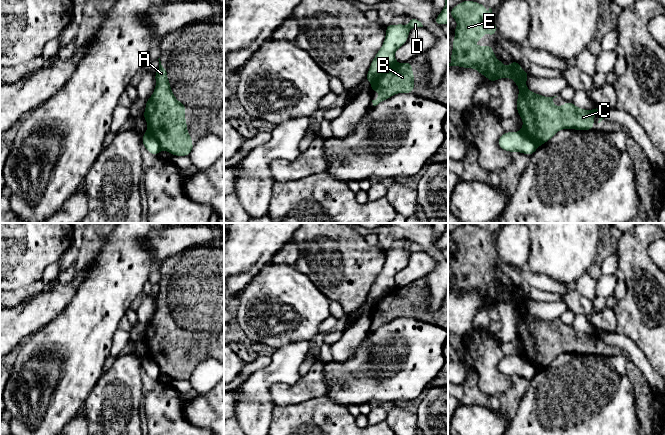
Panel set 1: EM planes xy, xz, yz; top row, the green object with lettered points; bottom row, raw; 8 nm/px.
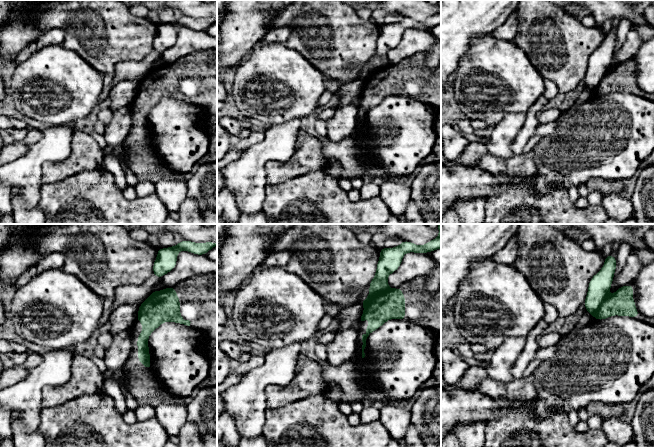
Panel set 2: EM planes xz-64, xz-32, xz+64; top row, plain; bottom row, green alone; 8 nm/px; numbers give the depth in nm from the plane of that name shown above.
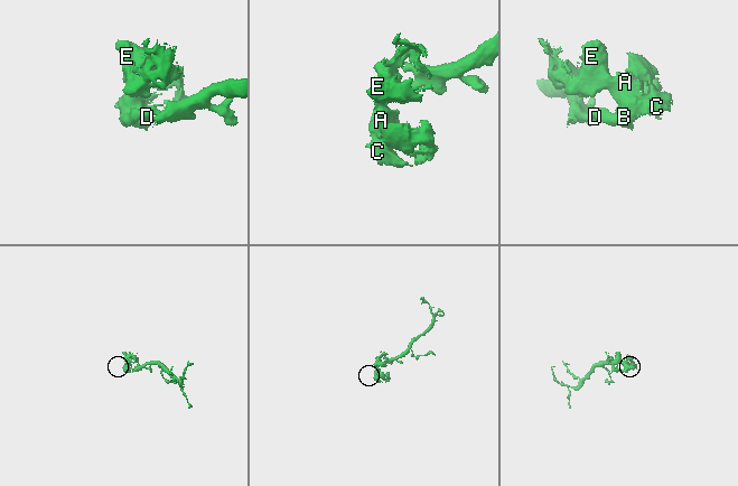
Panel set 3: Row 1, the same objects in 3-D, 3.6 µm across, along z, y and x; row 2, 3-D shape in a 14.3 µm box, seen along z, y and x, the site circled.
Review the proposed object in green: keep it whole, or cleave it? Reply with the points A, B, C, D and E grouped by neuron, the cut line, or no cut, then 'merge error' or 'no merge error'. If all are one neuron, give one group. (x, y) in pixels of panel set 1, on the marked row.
groups A B C E / D; cut xz (396, 63), (372, 84); merge error

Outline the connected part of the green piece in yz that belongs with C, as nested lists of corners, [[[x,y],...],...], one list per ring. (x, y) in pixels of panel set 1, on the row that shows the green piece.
[[[463,1],[450,10],[450,15],[454,18],[458,25],[454,29],[455,38],[452,43],[453,51],[451,52],[452,63],[448,66],[460,66],[462,68],[474,68],[481,75],[484,75],[490,82],[495,82],[500,78],[513,79],[519,87],[519,94],[517,98],[517,112],[523,121],[521,131],[528,136],[536,145],[540,146],[548,142],[561,129],[574,130],[593,130],[594,122],[593,116],[599,115],[600,123],[604,118],[600,116],[598,109],[585,110],[576,107],[572,102],[566,101],[564,106],[554,106],[554,97],[545,97],[537,93],[531,92],[526,87],[526,80],[528,73],[523,70],[518,62],[513,60],[509,67],[505,67],[502,61],[499,61],[494,54],[490,45],[474,46],[472,43],[483,39],[484,31],[489,33],[492,38],[497,32],[496,21],[489,22],[483,18],[484,14],[492,16],[492,9],[486,5],[474,2]]]

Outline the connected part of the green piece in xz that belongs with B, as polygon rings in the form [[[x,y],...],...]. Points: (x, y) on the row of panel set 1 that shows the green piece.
[[[410,62],[396,63],[372,84],[372,93],[380,90],[377,99],[372,100],[373,106],[397,93],[413,93],[415,81]]]

